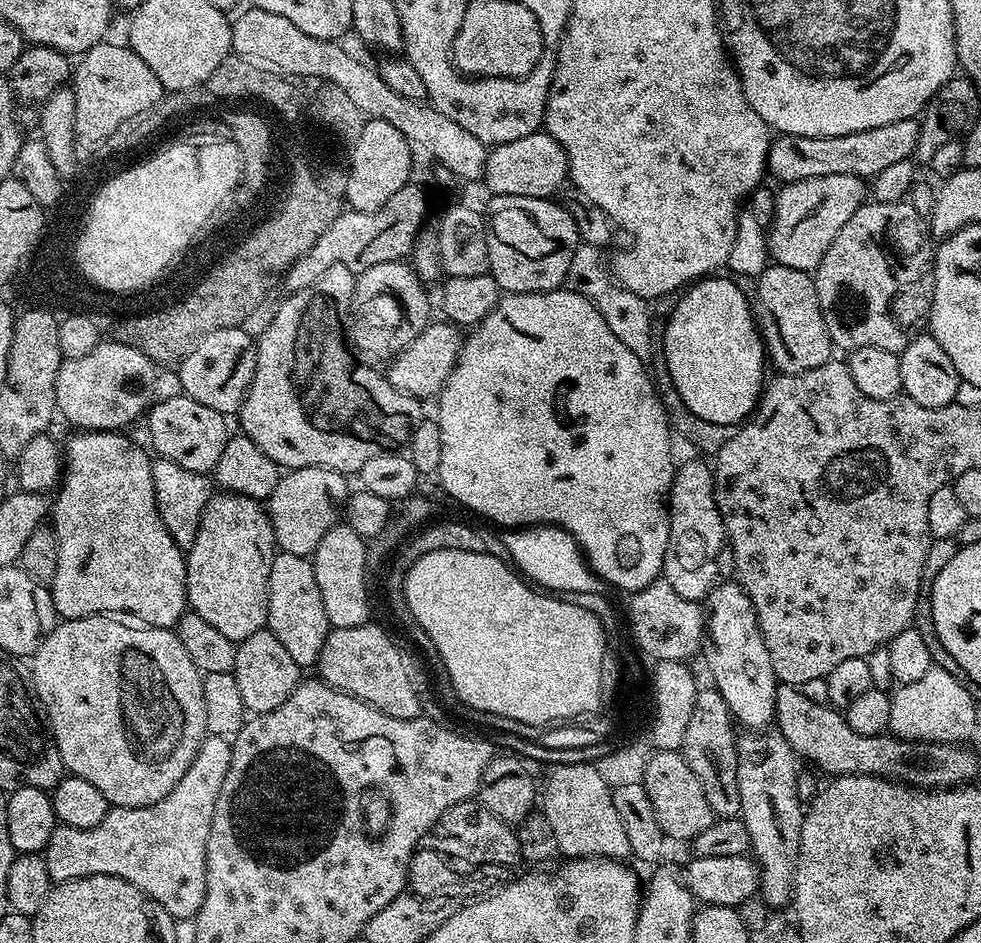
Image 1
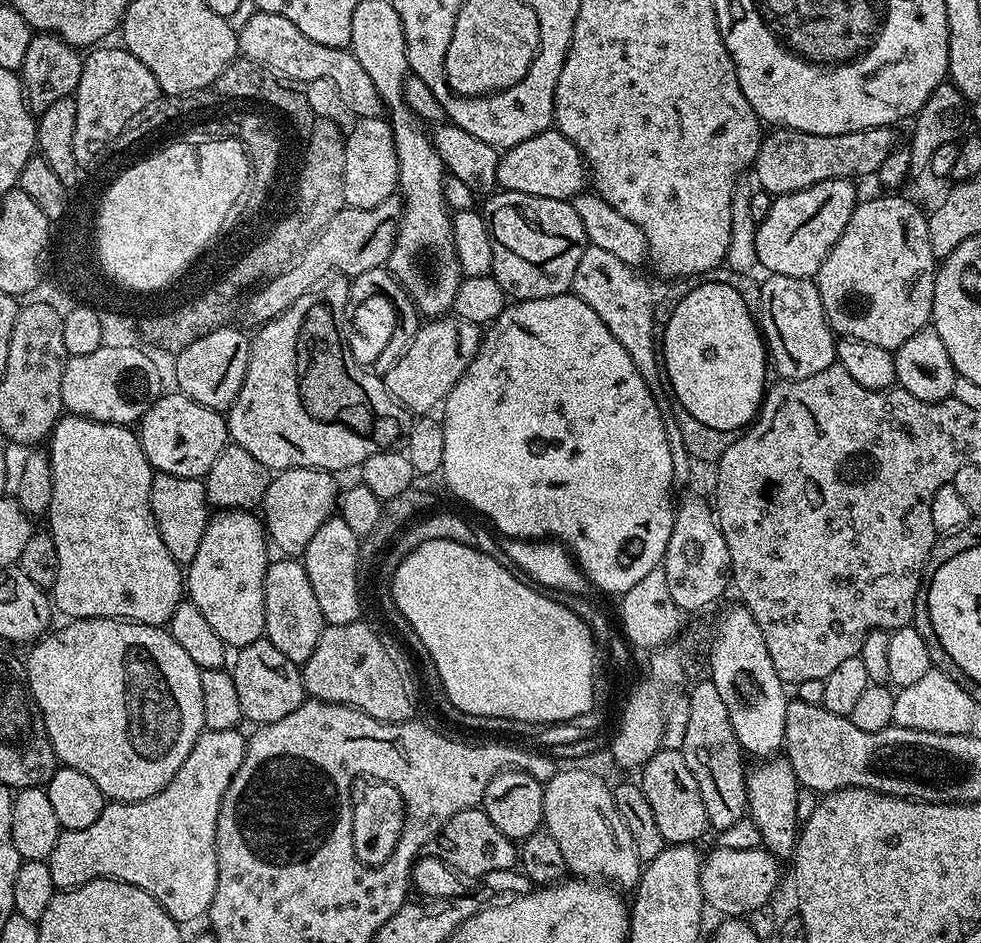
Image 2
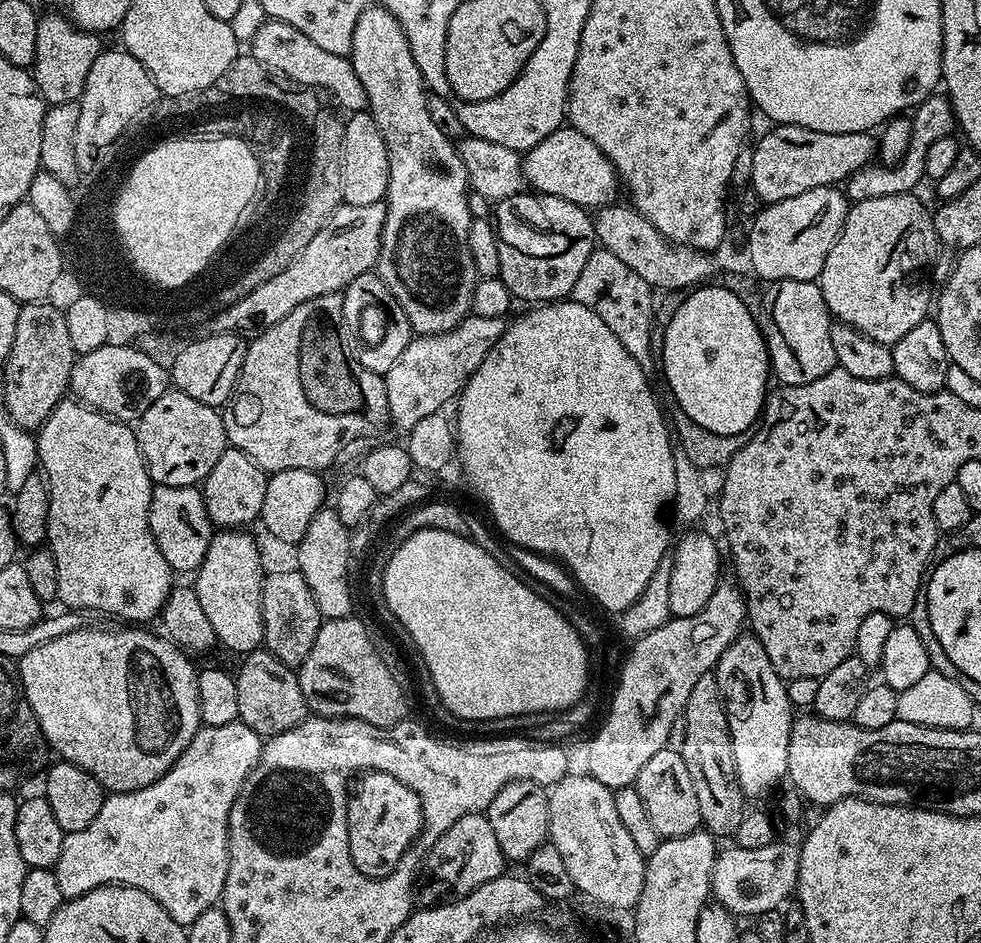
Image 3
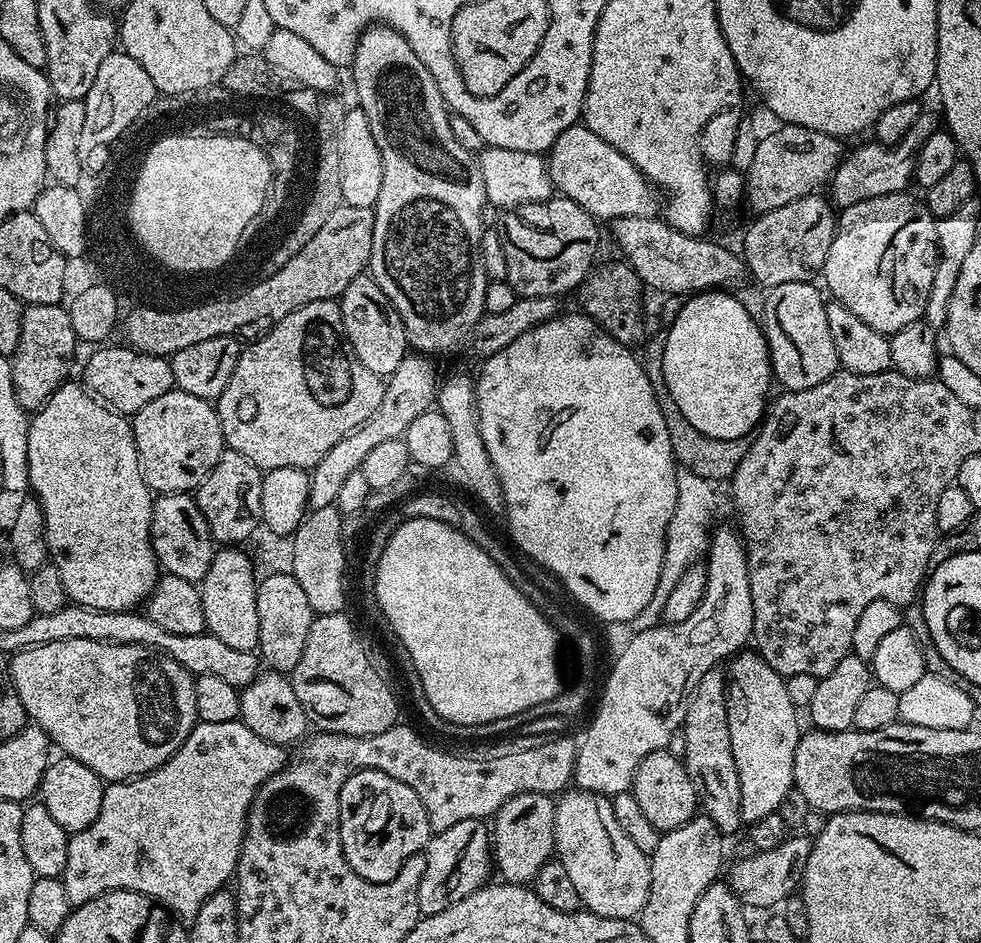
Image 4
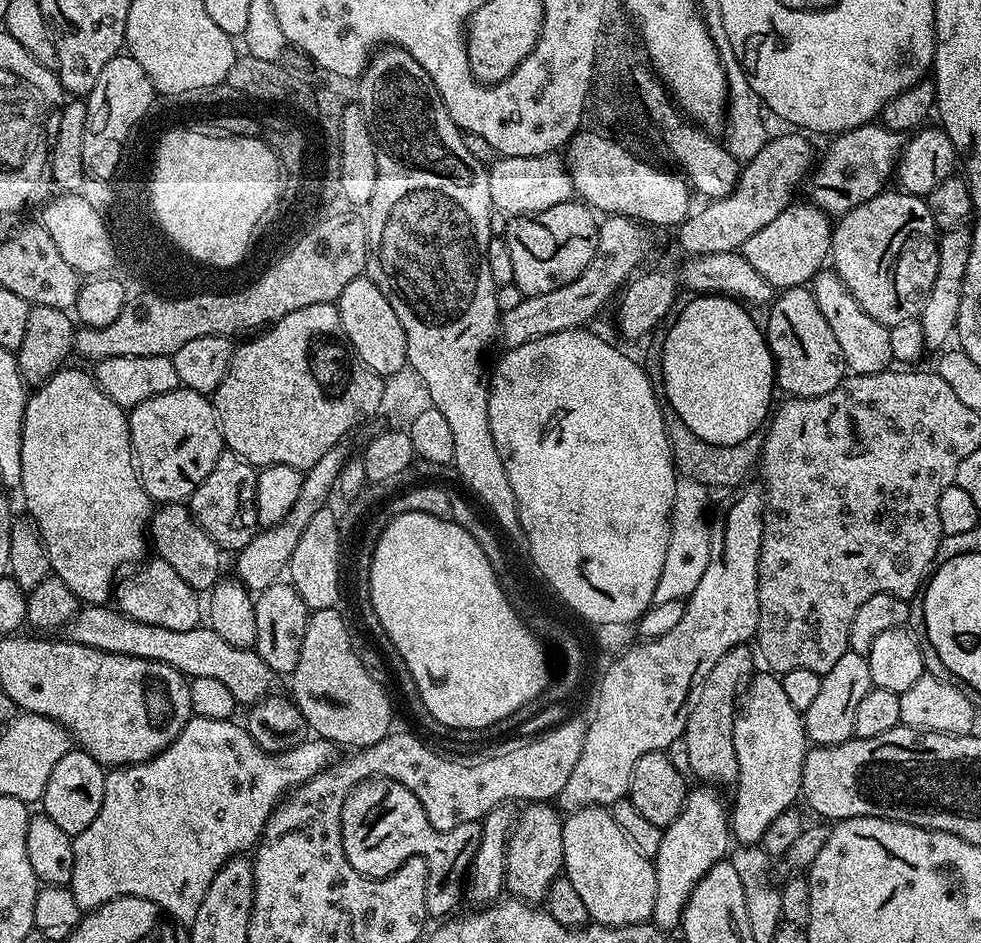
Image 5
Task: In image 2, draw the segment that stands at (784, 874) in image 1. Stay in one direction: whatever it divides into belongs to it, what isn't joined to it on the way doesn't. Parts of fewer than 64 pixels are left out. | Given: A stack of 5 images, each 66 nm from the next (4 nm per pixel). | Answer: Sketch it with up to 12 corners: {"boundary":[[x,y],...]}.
{"boundary":[[787,758],[747,773],[747,815],[777,858],[796,847],[796,775]]}

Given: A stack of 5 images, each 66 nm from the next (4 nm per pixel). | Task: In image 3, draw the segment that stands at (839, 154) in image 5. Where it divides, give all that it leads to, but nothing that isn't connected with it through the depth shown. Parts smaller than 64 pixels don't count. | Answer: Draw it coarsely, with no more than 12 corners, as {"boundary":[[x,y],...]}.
{"boundary":[[944,94],[911,118],[910,146],[895,166],[876,162],[849,176],[849,201],[912,194],[926,154],[957,123]]}

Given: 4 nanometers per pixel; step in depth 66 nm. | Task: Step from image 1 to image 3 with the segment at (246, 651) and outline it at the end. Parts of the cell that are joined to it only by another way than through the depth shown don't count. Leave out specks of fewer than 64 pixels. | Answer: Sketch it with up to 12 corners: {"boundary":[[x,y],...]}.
{"boundary":[[267,650],[235,669],[238,714],[262,738],[309,715],[297,669]]}

